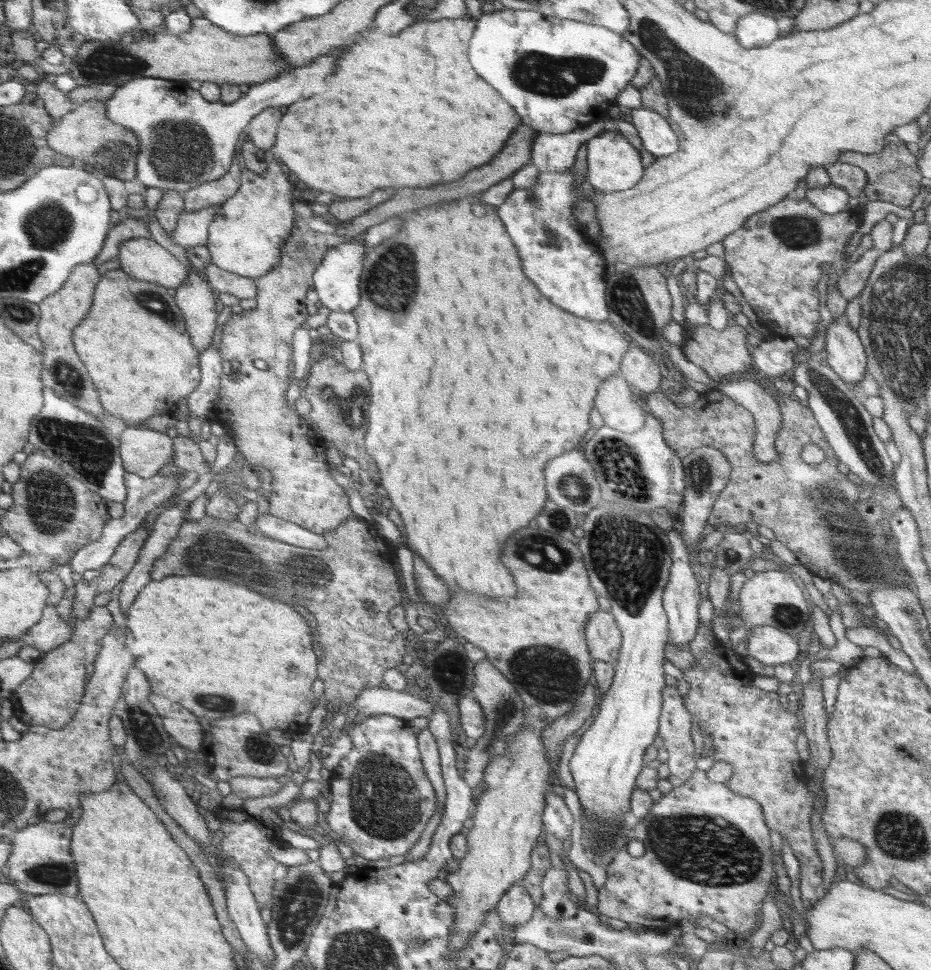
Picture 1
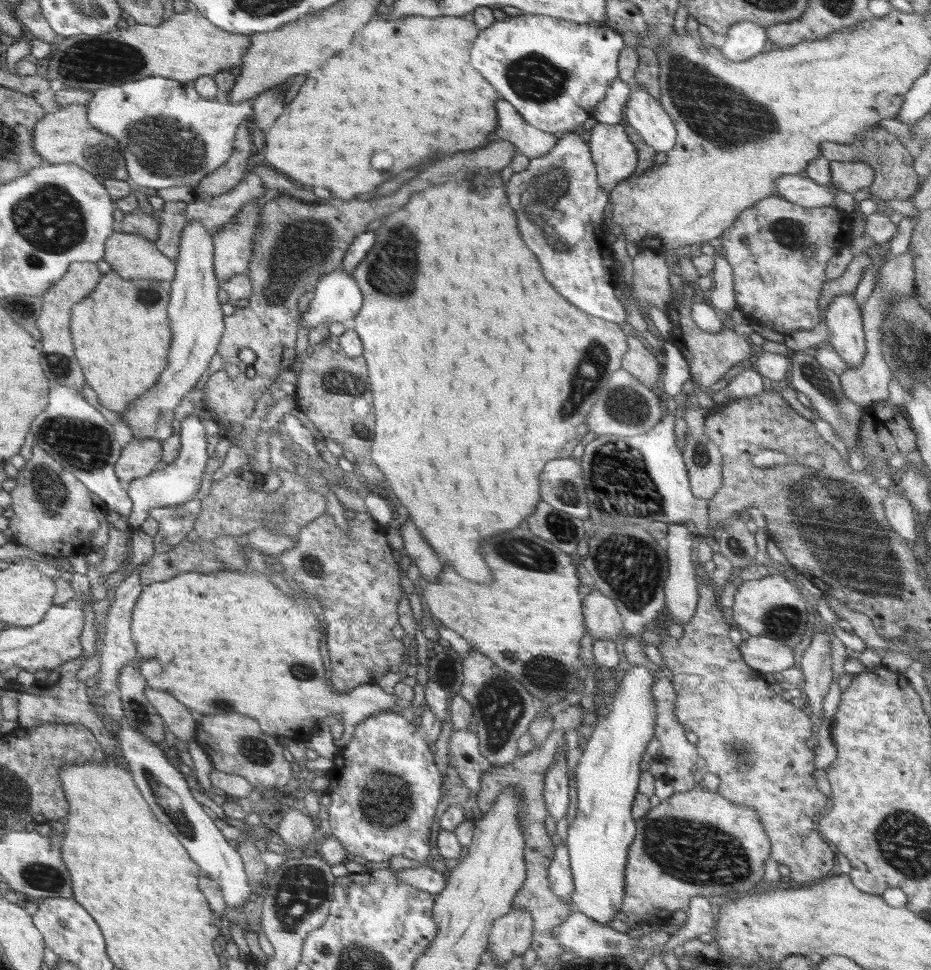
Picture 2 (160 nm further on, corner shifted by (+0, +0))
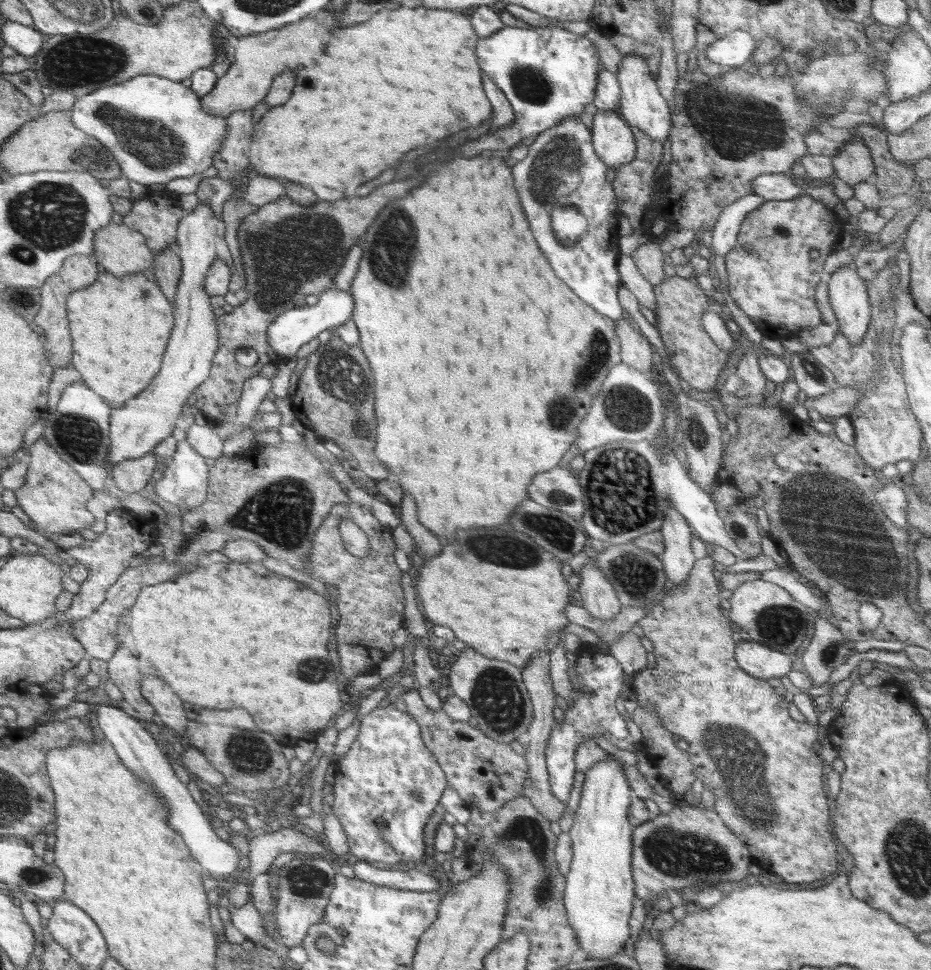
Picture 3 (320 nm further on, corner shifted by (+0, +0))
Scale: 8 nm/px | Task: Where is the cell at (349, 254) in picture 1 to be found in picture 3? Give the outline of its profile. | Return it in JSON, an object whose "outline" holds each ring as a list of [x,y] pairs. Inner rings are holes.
{"outline":[[[333,284],[328,290],[318,295],[318,303],[304,307],[294,307],[280,314],[268,328],[268,340],[272,349],[281,358],[294,357],[295,354],[317,337],[323,330],[332,330],[351,318],[354,301],[350,290],[338,290]]]}

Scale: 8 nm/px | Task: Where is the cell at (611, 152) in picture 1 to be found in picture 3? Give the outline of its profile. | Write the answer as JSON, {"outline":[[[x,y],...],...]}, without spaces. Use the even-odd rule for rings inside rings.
{"outline":[[[598,111],[593,116],[591,140],[596,154],[607,164],[628,164],[636,156],[636,140],[630,125],[618,112]]]}

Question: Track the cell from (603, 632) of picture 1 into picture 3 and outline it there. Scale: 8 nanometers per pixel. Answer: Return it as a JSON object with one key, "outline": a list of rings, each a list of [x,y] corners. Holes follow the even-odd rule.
{"outline":[[[593,562],[587,564],[579,572],[580,574],[580,605],[596,620],[615,619],[616,614],[621,612],[621,602],[617,597],[612,584],[606,580],[602,570]]]}

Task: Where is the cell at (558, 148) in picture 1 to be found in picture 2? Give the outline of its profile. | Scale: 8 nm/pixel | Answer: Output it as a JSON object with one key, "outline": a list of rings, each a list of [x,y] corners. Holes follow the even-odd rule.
{"outline":[[[501,97],[496,109],[498,130],[494,130],[494,141],[504,140],[514,143],[518,154],[524,154],[529,159],[538,158],[558,142],[554,134],[527,124],[514,106]]]}

